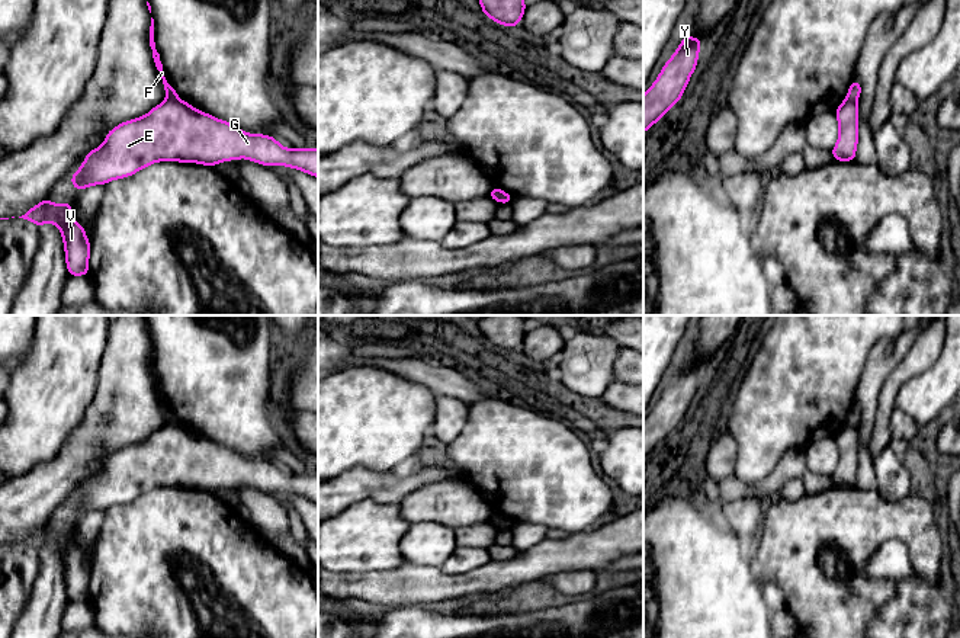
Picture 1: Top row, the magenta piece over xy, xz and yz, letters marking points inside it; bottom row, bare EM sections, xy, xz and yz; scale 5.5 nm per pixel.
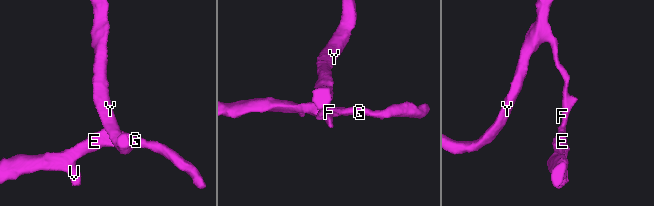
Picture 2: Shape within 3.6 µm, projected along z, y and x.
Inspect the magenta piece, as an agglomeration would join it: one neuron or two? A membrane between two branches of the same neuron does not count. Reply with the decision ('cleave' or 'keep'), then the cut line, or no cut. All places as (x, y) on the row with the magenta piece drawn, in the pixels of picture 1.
cleave; cut xy (167, 98), (177, 99)

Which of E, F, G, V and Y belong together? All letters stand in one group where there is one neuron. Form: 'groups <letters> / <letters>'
groups E G V / F Y

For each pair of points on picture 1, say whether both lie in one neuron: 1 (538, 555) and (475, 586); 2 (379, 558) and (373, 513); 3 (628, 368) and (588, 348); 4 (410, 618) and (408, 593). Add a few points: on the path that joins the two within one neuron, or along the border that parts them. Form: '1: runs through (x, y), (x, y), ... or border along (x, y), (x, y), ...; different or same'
1: runs through (522, 568), (491, 579); same
2: runs through (375, 547), (373, 525); same
3: border along (622, 348), (612, 380); different
4: border along (419, 605), (404, 605), (375, 612); different

